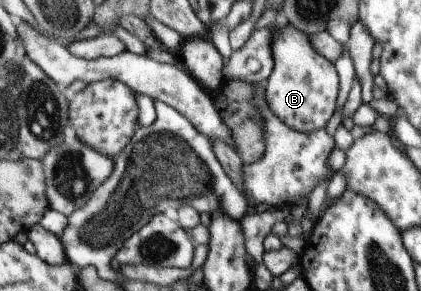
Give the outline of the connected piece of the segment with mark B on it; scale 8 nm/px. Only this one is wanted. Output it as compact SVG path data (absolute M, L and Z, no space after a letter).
M286 24L286 27L274 31L270 37L273 67L264 83L268 109L274 111L282 123L295 131L308 133L323 129L335 111L338 77L334 65L318 55L312 49L308 36L298 33L292 25Z

